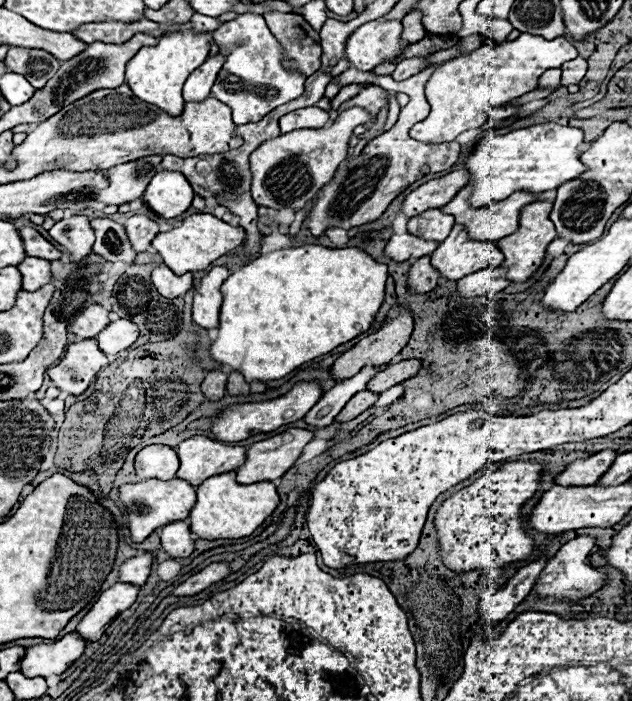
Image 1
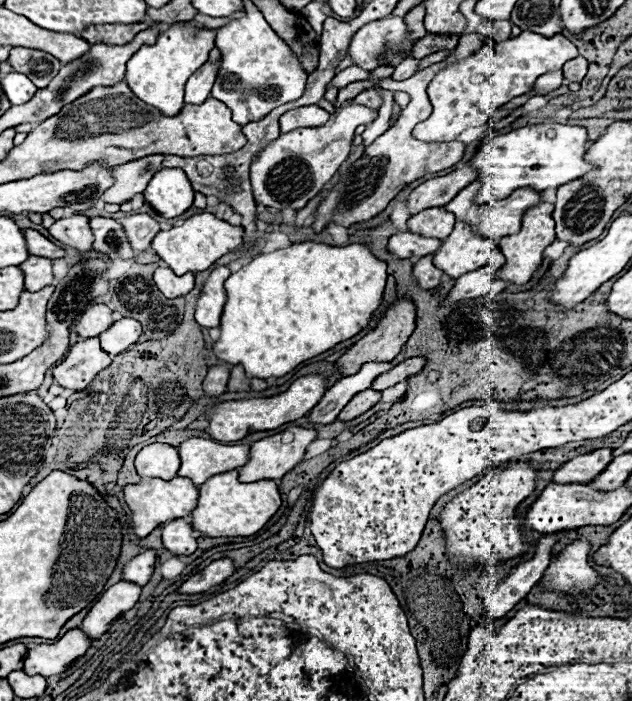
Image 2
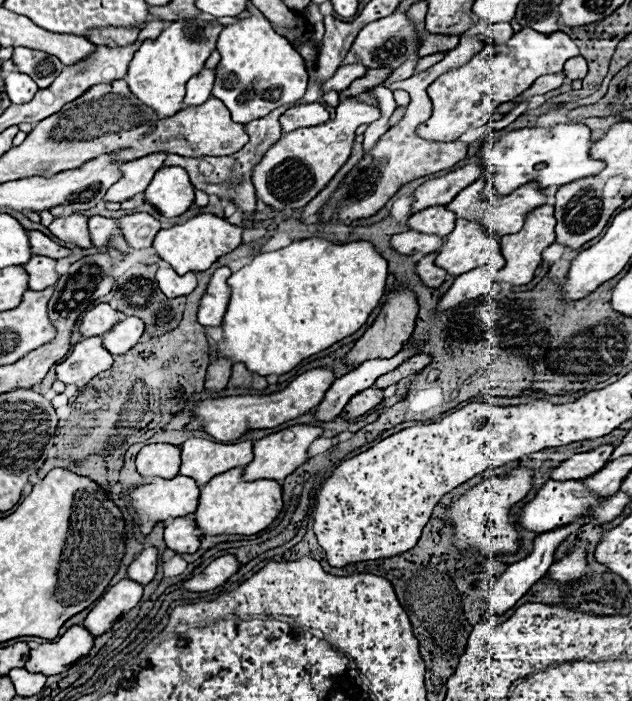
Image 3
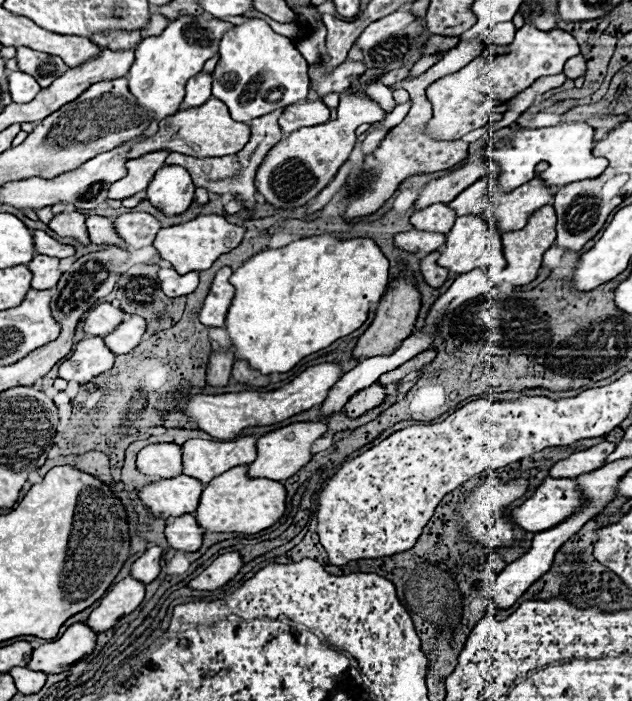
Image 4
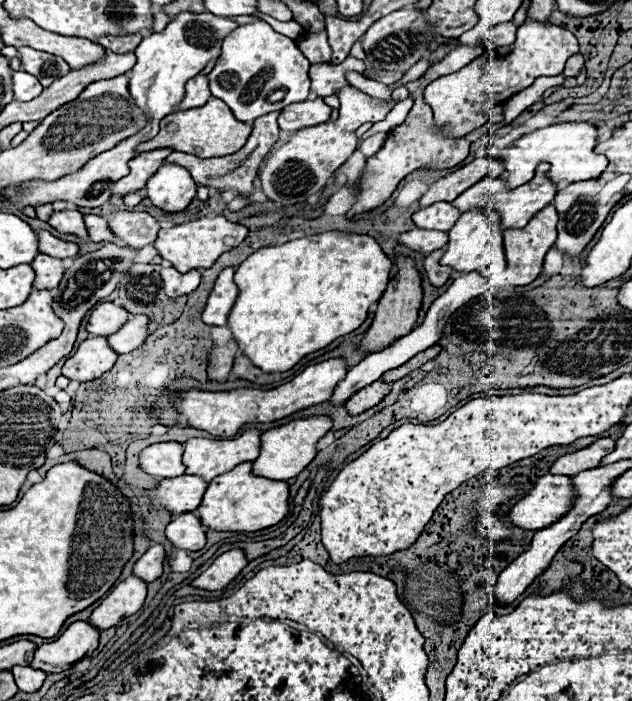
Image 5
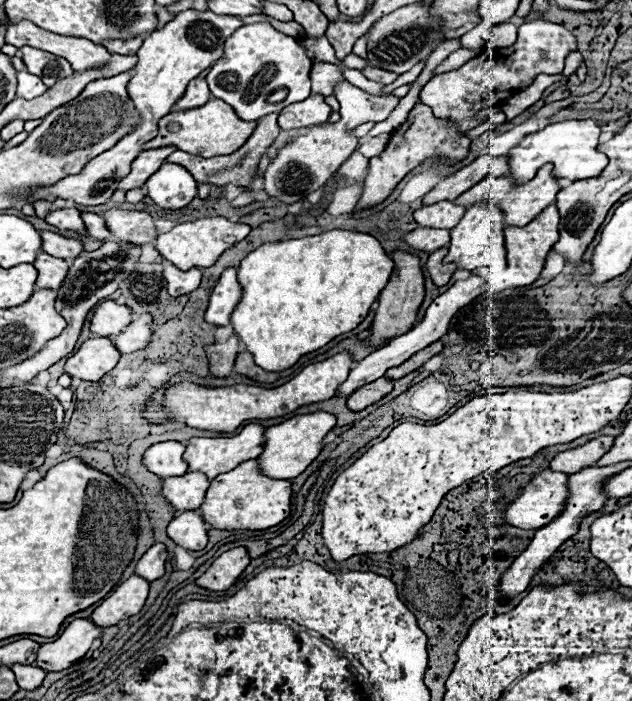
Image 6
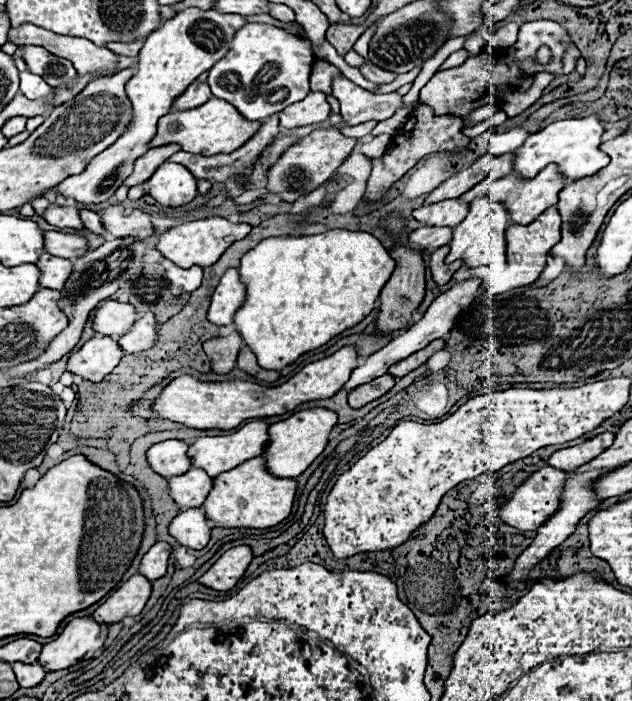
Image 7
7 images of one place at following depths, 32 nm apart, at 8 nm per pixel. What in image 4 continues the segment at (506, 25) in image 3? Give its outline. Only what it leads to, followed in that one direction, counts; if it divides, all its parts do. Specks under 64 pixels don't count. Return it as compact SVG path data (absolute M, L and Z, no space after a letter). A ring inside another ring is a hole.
M502 22L490 28L490 42L496 45L510 44L515 36L516 28L512 22Z

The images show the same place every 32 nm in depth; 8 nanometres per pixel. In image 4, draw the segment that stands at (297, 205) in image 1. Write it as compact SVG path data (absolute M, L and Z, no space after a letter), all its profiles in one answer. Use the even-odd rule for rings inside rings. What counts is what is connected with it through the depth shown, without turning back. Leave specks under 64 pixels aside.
M346 88L340 92L338 118L320 126L300 128L292 132L288 138L280 140L264 158L256 172L258 192L266 198L266 202L276 208L296 208L304 206L310 198L314 198L328 182L334 178L336 170L348 160L350 152L356 144L356 128L364 122L380 122L384 118L384 110L380 104L362 92L352 92Z

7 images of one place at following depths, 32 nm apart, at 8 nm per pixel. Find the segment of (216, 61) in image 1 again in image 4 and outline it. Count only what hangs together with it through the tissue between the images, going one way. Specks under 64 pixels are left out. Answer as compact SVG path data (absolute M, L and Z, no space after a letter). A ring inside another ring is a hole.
M202 74L202 76L194 76L192 80L186 82L186 96L180 104L180 110L186 108L194 108L194 106L202 106L212 94L210 94L210 84L212 78L210 74Z

